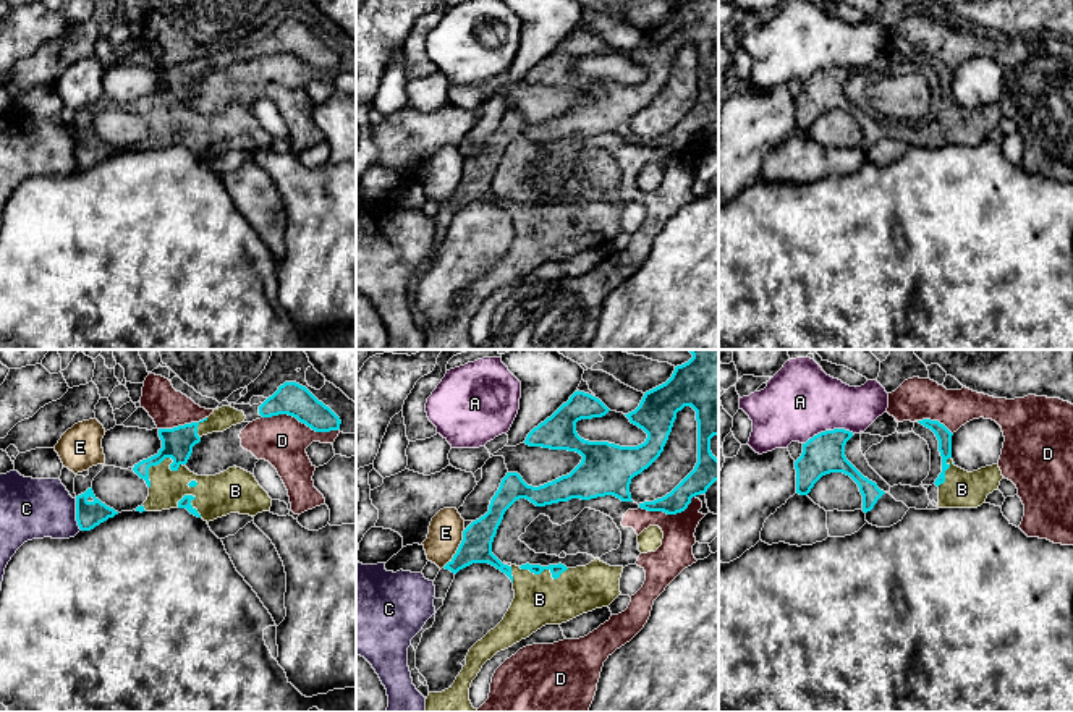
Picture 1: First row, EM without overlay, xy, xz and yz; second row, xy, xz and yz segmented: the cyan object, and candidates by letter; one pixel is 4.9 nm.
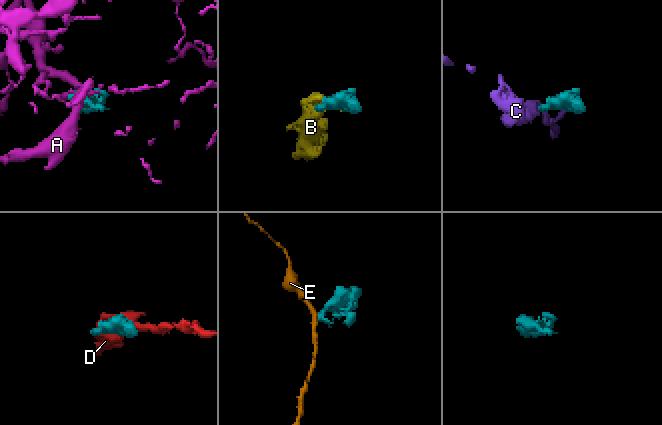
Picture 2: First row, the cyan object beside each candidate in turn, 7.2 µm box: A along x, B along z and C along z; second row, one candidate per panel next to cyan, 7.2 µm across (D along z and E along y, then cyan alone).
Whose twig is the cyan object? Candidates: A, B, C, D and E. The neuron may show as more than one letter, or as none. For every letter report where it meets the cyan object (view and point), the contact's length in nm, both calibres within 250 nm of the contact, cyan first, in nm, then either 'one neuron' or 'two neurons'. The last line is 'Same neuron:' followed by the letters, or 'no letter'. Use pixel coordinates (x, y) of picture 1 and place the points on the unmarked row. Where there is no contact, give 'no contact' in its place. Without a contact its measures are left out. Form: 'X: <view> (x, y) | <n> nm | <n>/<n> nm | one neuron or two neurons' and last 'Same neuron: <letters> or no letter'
A: yz (827, 68) | 260 nm | 200/360 nm | two neurons
B: xy (161, 99) | 200 nm | 160/180 nm | one neuron
C: xy (76, 152) | 160 nm | 130/300 nm | two neurons
D: xy (300, 59) | 380 nm | 160/260 nm | two neurons
E: xz (458, 186) | 220 nm | 160/180 nm | two neurons
Same neuron: B

